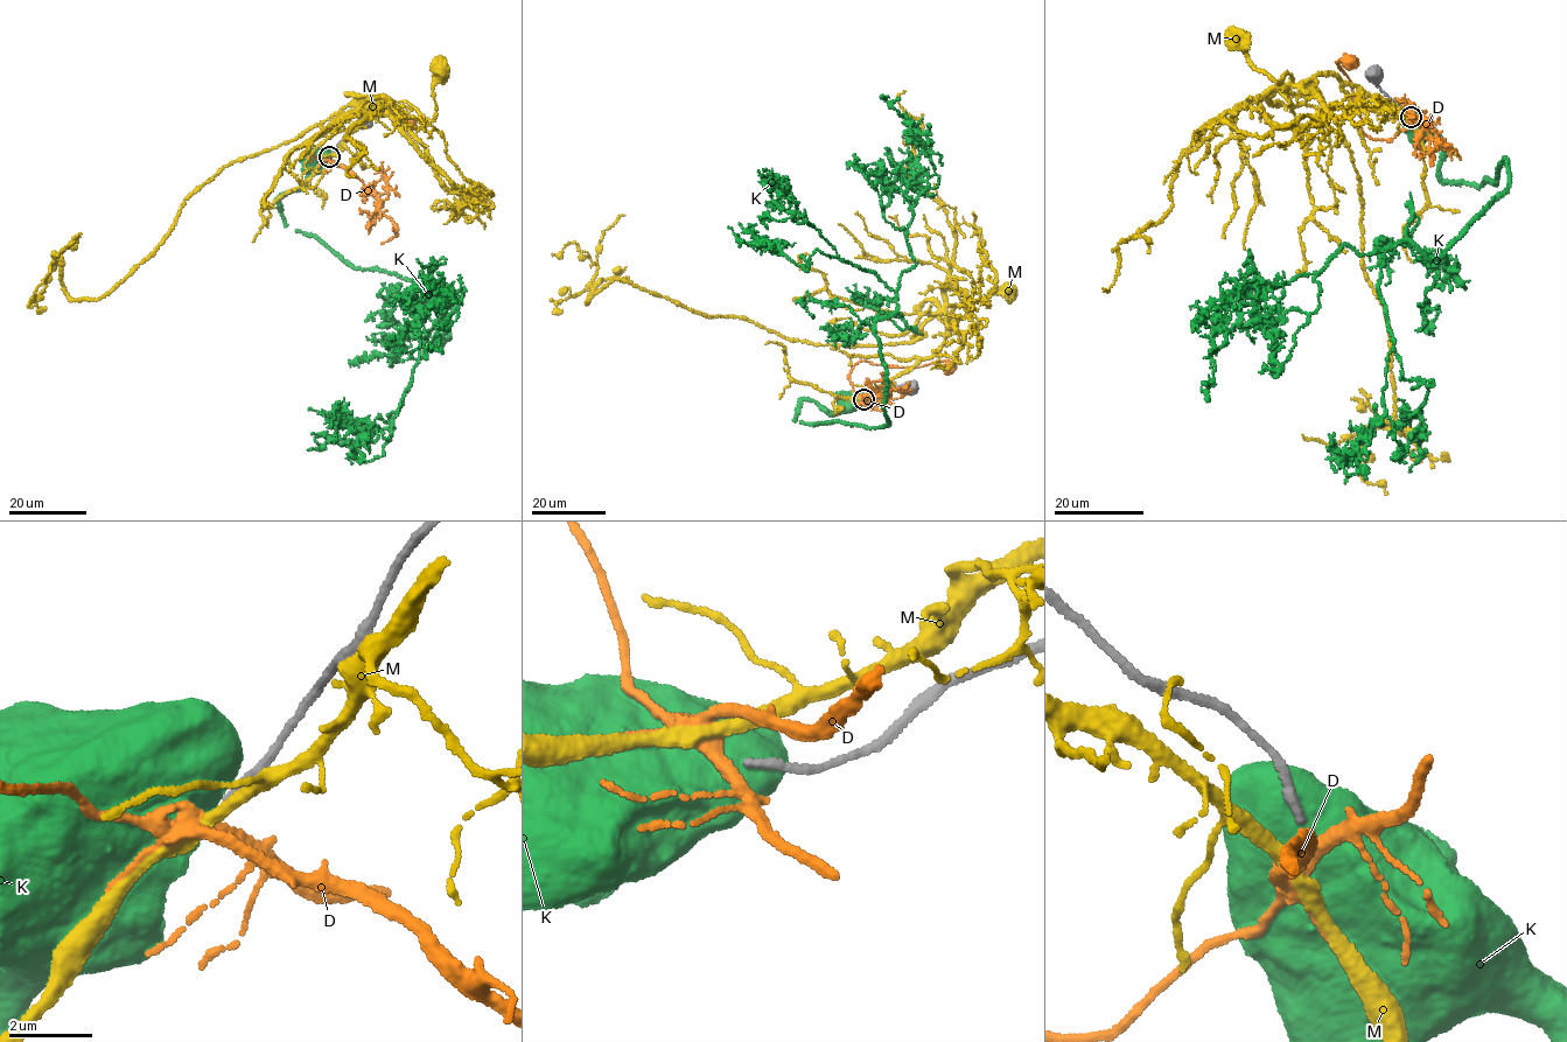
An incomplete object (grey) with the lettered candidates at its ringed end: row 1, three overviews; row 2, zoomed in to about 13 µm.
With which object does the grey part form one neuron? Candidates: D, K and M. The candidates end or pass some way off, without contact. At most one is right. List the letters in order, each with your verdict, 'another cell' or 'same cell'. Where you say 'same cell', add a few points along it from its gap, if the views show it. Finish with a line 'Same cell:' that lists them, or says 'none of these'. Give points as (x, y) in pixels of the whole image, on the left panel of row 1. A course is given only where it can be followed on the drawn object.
D: another cell
K: another cell
M: another cell
Same cell: none of these

